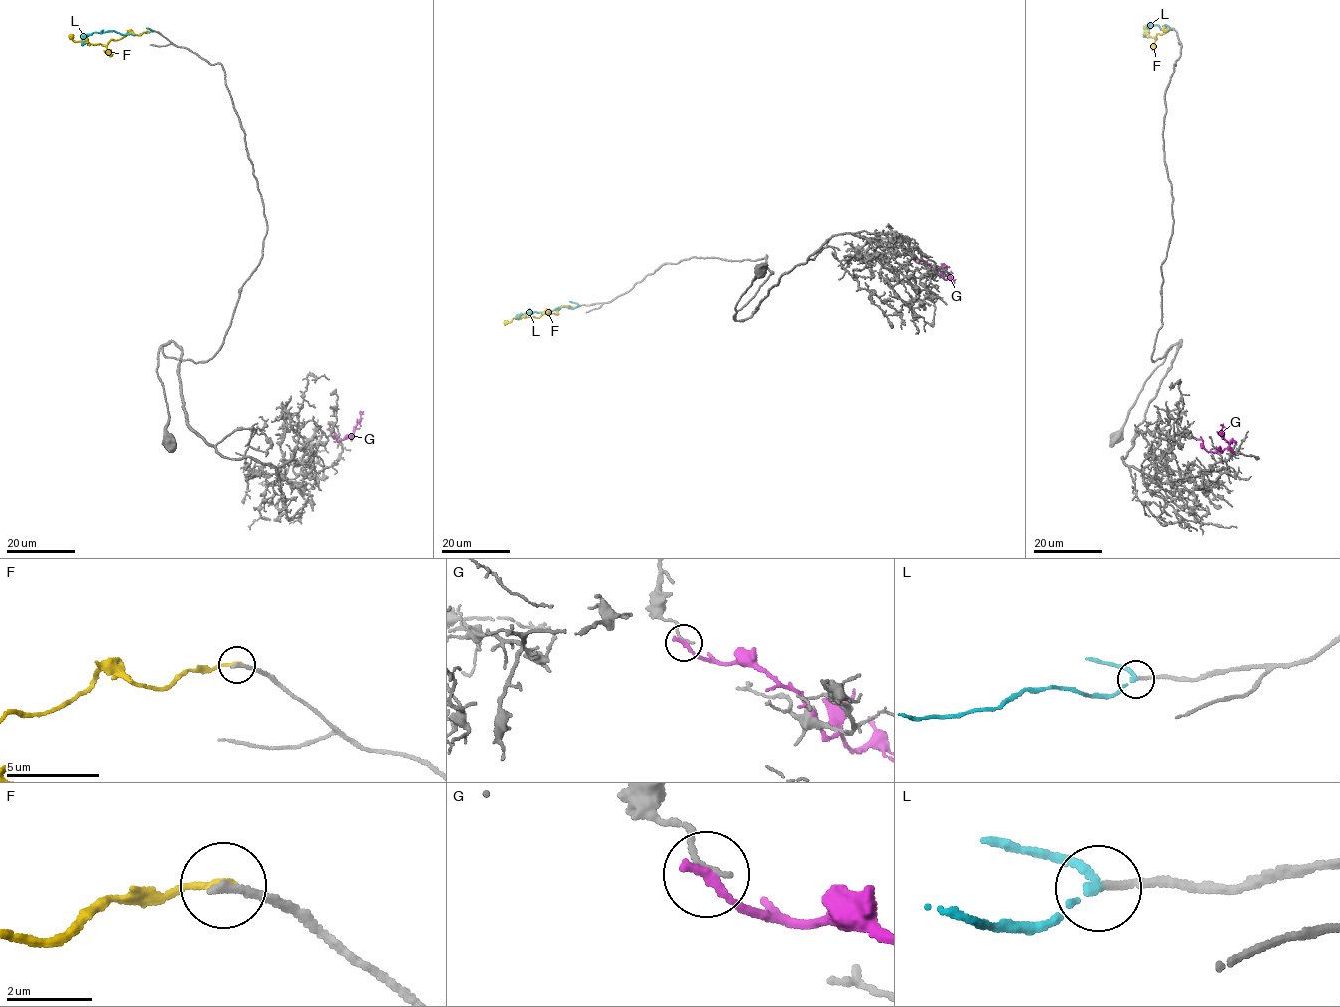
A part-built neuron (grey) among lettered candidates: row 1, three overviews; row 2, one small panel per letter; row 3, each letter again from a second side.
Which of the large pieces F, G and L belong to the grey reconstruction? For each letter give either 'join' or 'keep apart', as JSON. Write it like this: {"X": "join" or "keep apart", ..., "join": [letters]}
{"F": "keep apart", "G": "keep apart", "L": "join", "join": ["L"]}

